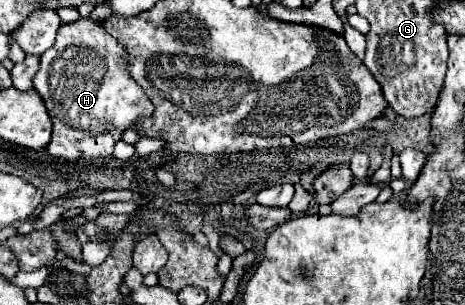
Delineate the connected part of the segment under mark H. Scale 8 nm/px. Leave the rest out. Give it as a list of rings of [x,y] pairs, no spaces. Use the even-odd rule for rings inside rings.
[[[89,18],[59,26],[57,40],[41,54],[41,68],[35,76],[35,90],[53,120],[53,136],[47,144],[51,156],[69,160],[109,156],[133,118],[153,112],[153,104],[125,70],[123,54],[123,46]]]

